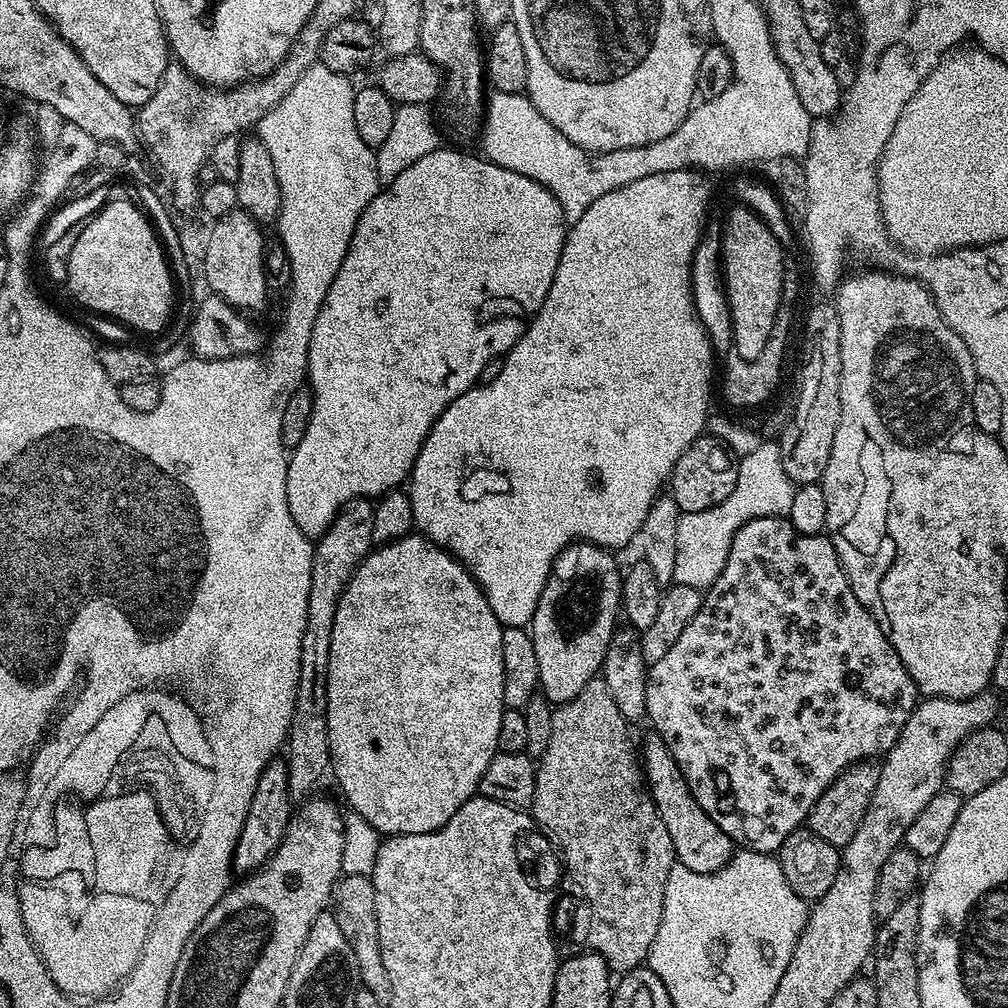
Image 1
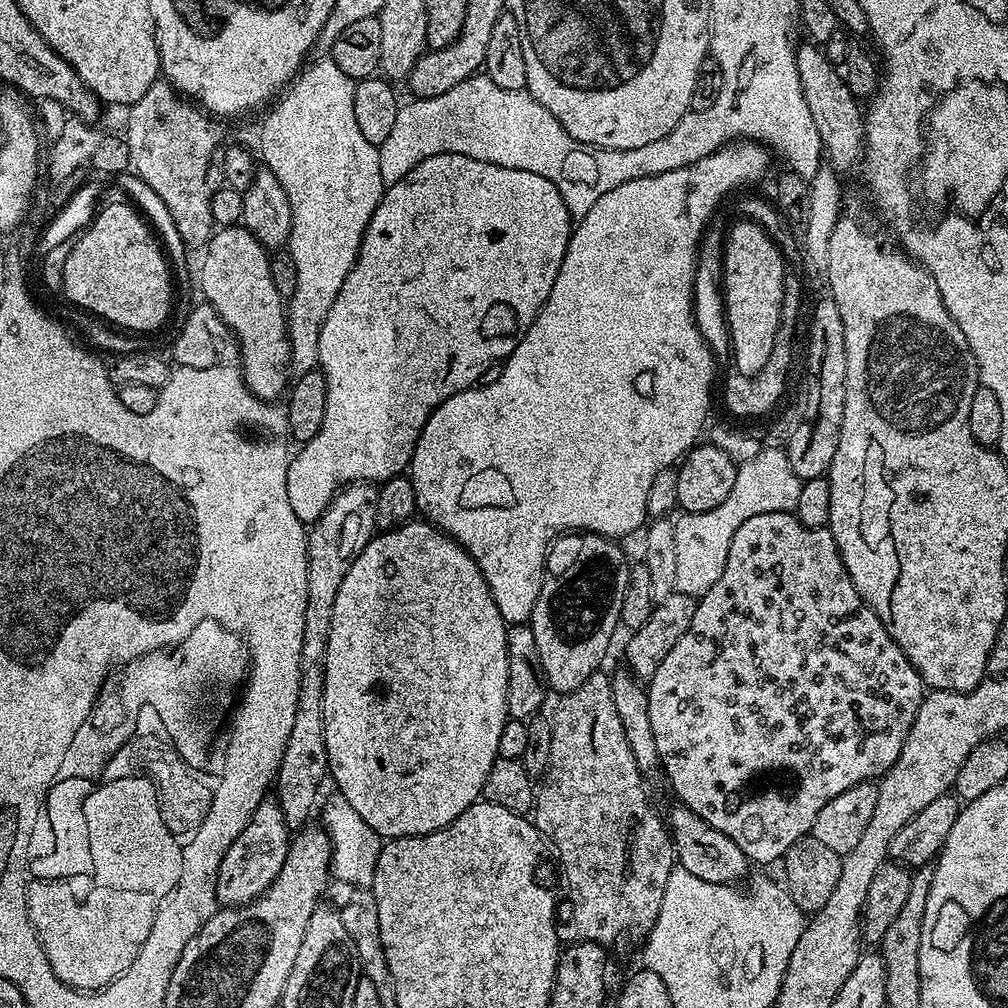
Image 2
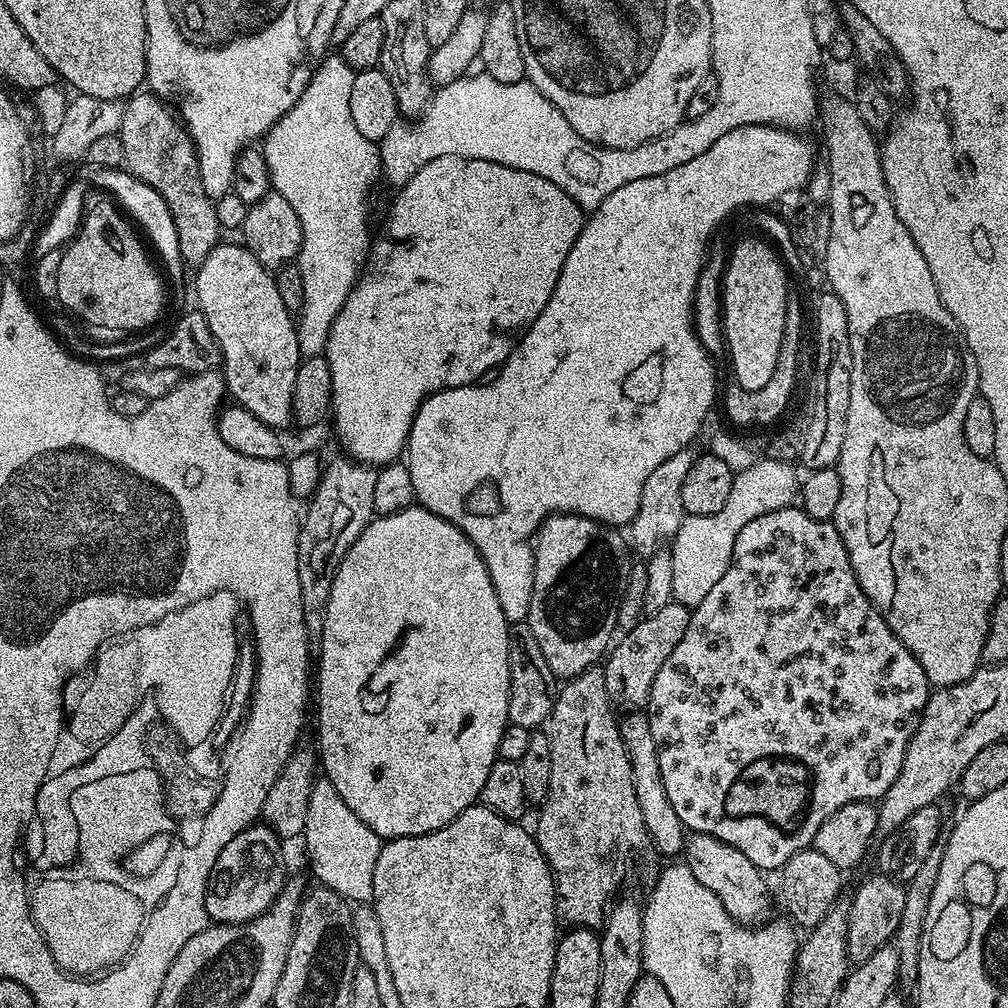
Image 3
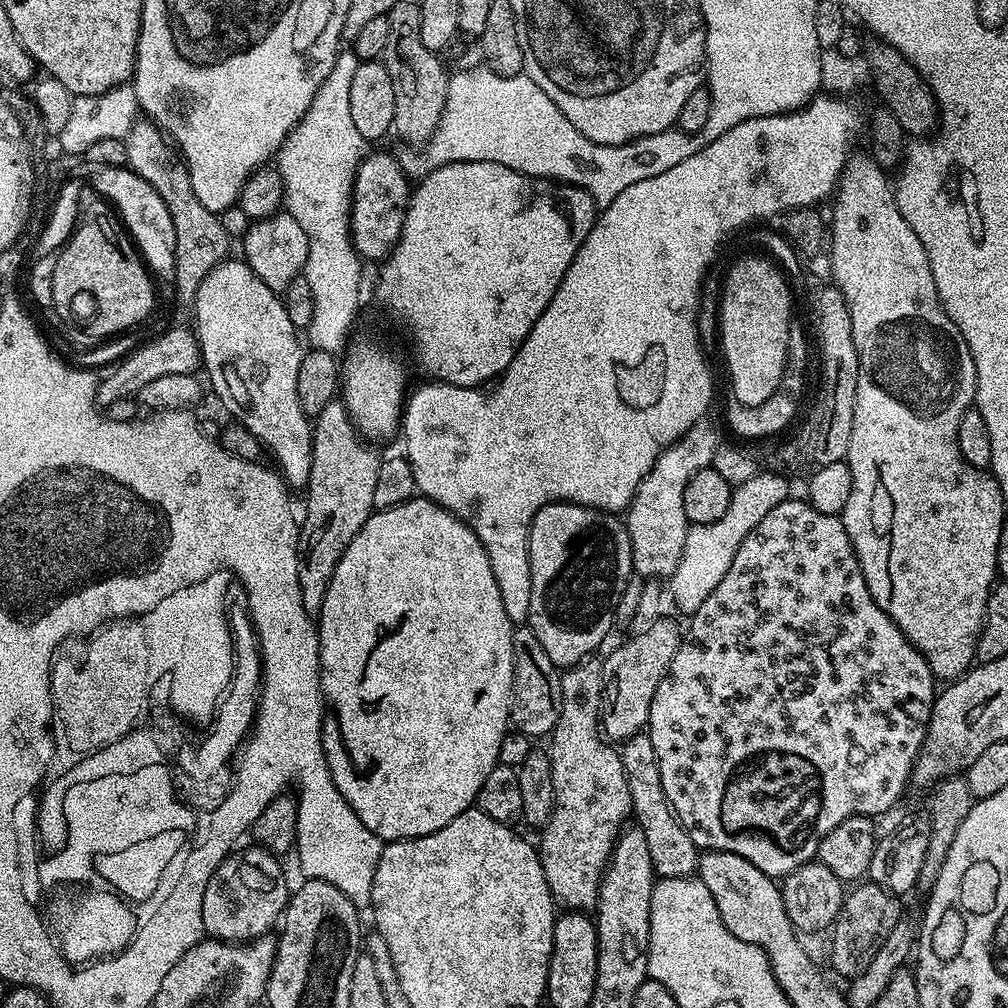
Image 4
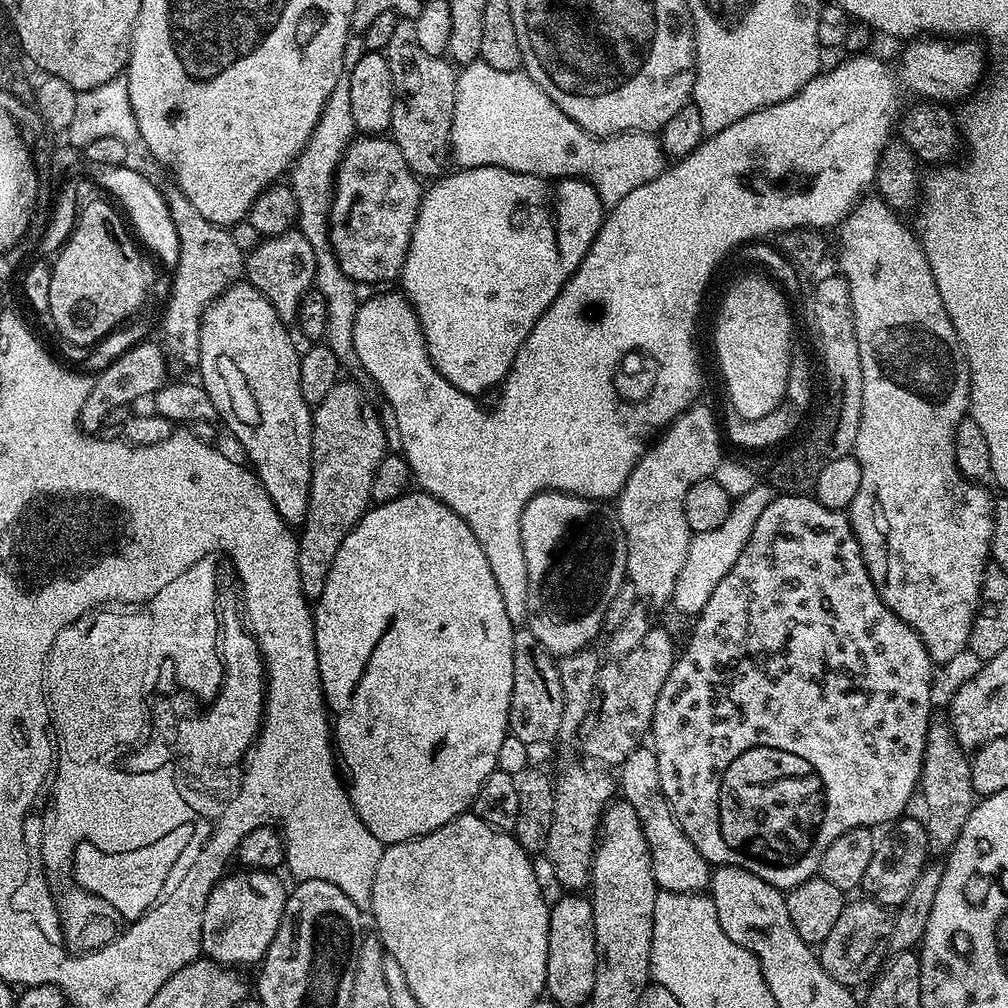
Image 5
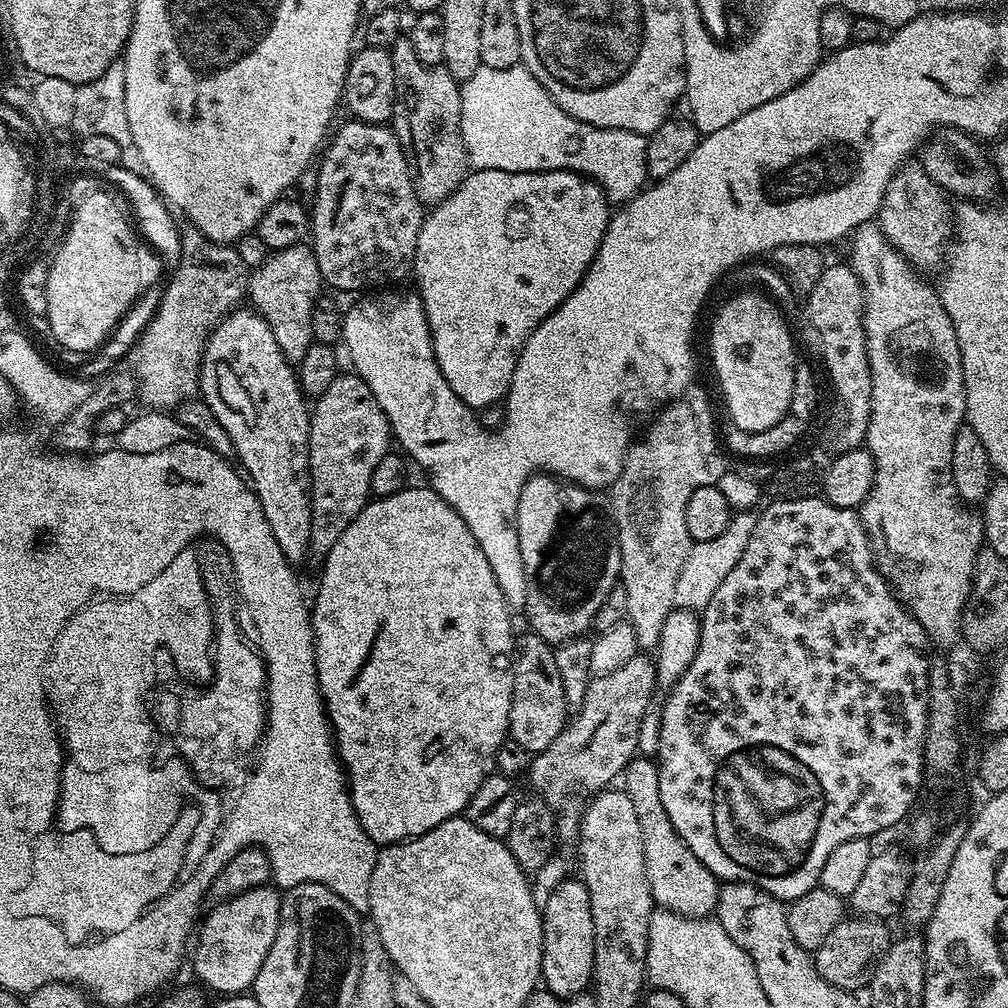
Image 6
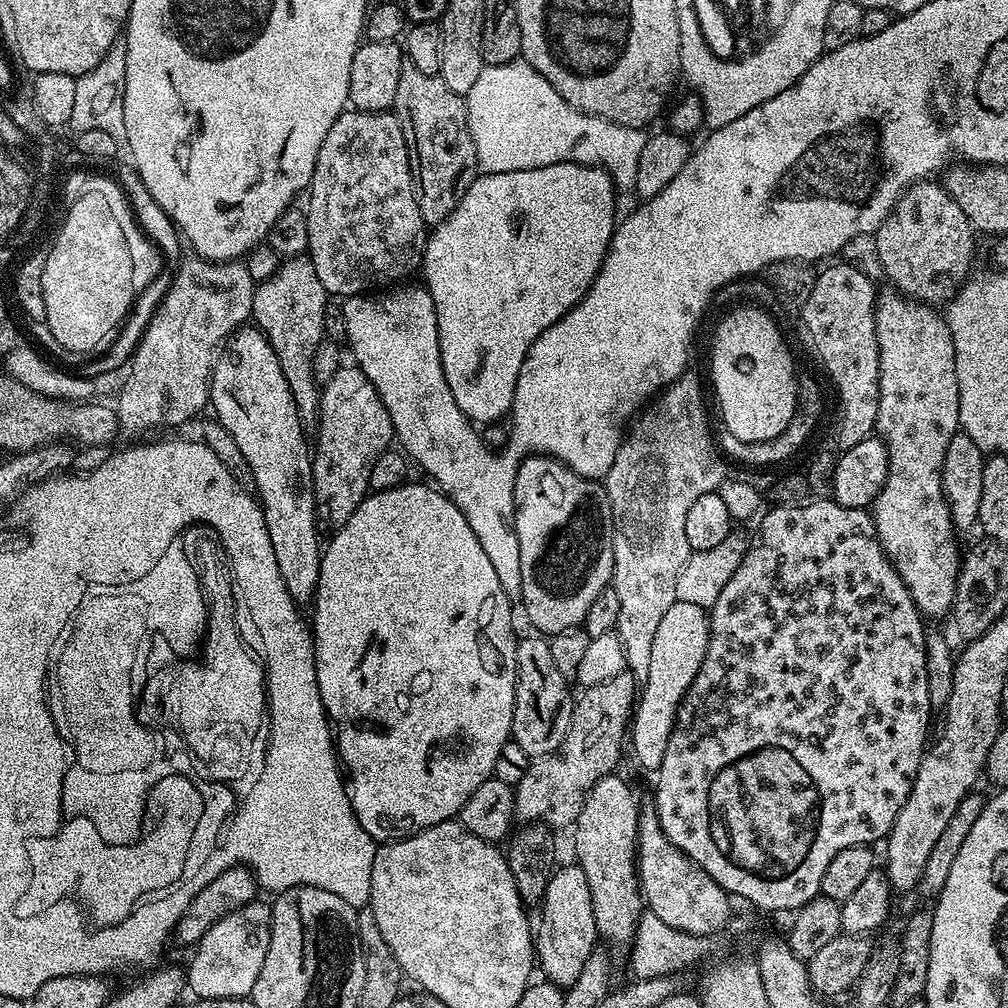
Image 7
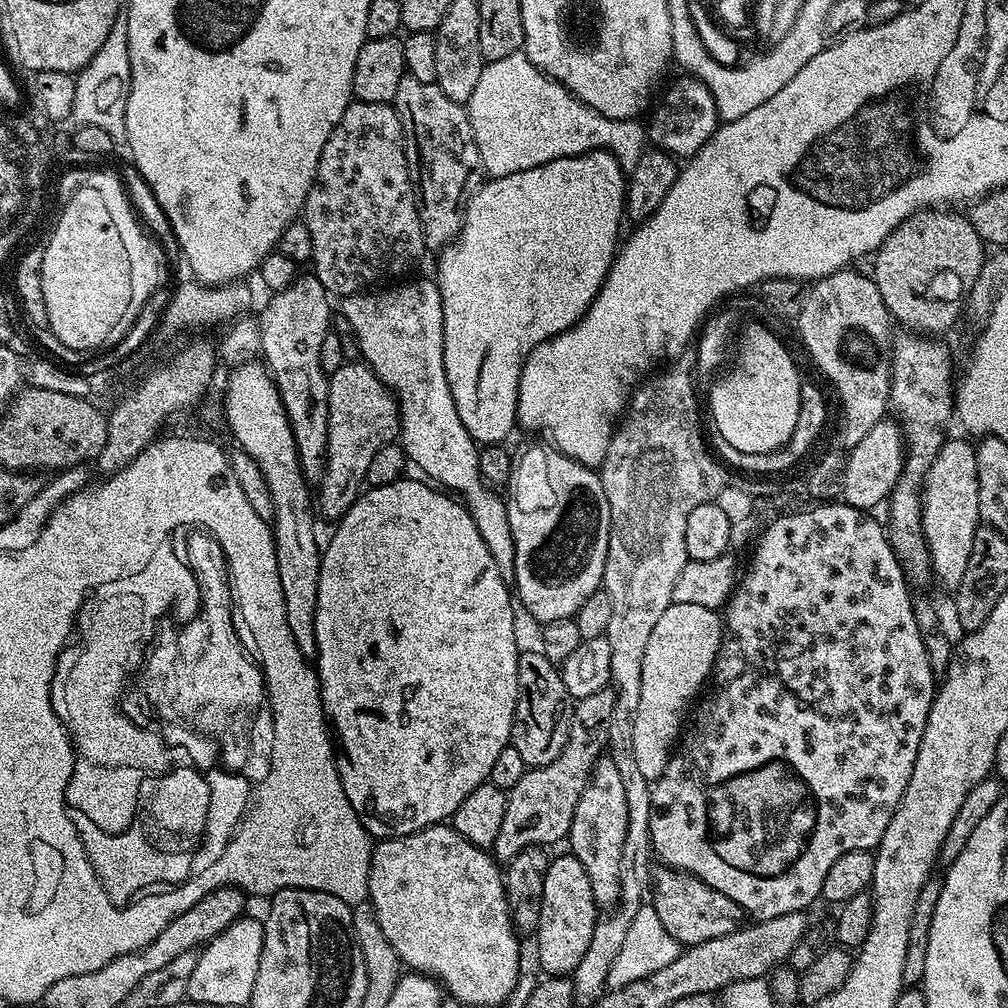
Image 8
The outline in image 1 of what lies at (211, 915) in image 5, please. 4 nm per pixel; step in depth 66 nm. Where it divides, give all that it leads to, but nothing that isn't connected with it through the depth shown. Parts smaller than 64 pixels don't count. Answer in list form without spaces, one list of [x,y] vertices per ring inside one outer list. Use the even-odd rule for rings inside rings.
[[[274,758],[262,770],[262,778],[258,778],[242,834],[232,856],[232,868],[240,874],[250,874],[260,868],[278,850],[293,815],[294,799],[288,789],[288,765],[283,759]]]

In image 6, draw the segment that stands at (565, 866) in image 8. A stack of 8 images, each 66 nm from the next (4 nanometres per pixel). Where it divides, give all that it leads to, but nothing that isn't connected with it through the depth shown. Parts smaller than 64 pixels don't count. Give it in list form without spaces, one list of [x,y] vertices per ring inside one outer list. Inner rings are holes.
[[[583,879],[564,880],[542,900],[542,966],[543,987],[561,1001],[589,991],[594,977],[594,918],[590,914],[590,894]]]

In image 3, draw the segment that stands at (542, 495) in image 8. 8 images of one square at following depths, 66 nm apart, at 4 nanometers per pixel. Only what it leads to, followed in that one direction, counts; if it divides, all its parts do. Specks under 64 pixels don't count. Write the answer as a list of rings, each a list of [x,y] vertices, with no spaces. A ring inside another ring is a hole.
[[[557,514],[548,517],[548,519],[540,525],[540,531],[537,532],[534,537],[534,551],[536,554],[534,594],[530,598],[530,610],[528,611],[528,619],[526,622],[530,626],[530,630],[534,630],[534,638],[538,638],[538,646],[542,650],[542,655],[546,657],[546,663],[549,664],[550,670],[561,681],[570,680],[572,677],[585,672],[586,669],[599,665],[602,657],[609,651],[610,645],[613,643],[614,635],[612,636],[612,632],[615,633],[617,631],[616,615],[618,614],[618,606],[620,605],[622,594],[628,585],[628,576],[632,573],[633,565],[633,561],[631,559],[628,560],[628,552],[630,556],[629,541],[626,539],[625,533],[623,536],[620,532],[623,531],[617,530],[613,525],[600,524],[597,520],[591,520],[585,516]]]

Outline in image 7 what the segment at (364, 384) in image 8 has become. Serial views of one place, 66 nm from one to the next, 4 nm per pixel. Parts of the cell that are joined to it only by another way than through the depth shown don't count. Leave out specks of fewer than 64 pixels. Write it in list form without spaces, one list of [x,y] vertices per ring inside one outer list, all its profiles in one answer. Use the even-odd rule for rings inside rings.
[[[342,366],[330,378],[330,382],[322,385],[320,390],[320,410],[314,425],[314,451],[312,452],[312,485],[316,499],[316,518],[328,530],[341,528],[348,521],[350,514],[358,510],[358,506],[369,495],[370,466],[380,457],[381,452],[389,451],[394,440],[390,414],[370,378],[362,374],[362,370],[355,366]]]

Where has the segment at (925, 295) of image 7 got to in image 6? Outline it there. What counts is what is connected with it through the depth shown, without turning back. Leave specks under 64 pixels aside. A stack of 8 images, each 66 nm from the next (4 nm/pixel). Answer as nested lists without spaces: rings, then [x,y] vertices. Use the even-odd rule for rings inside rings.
[[[918,160],[901,165],[892,176],[880,203],[878,223],[884,237],[915,268],[924,272],[943,263],[953,232],[954,218],[943,189],[926,174]]]

